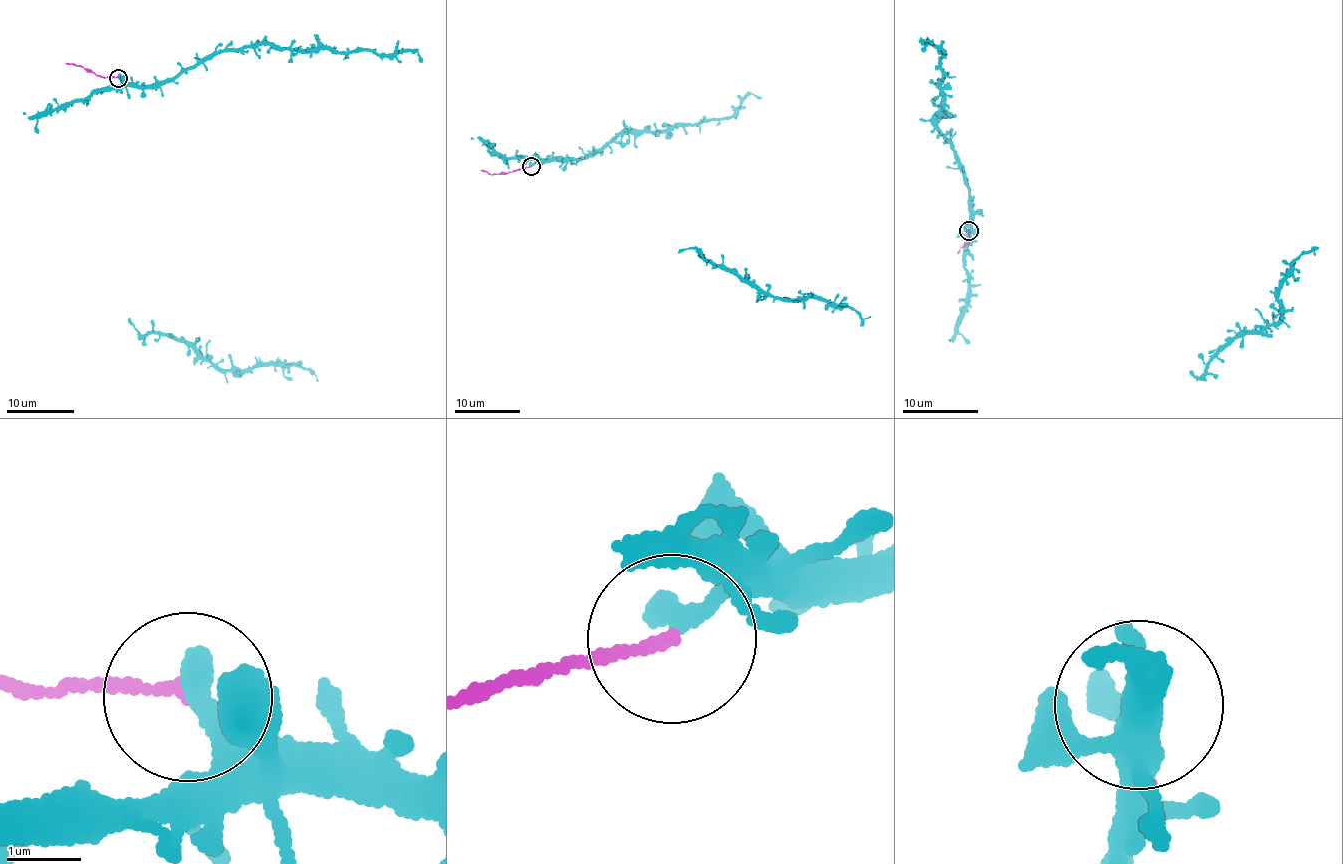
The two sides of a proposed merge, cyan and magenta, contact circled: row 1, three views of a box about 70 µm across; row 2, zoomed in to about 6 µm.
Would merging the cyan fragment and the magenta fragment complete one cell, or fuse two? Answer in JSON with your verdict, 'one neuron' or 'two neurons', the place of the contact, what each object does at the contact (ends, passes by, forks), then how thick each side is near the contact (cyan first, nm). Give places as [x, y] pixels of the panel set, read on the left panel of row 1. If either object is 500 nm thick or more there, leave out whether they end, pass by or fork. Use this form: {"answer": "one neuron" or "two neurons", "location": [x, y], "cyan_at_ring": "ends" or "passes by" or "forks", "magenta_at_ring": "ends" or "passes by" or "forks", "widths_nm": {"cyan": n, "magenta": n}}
{"answer": "two neurons", "location": [118, 78], "cyan_at_ring": "ends", "magenta_at_ring": "ends", "widths_nm": {"cyan": 360, "magenta": 150}}

